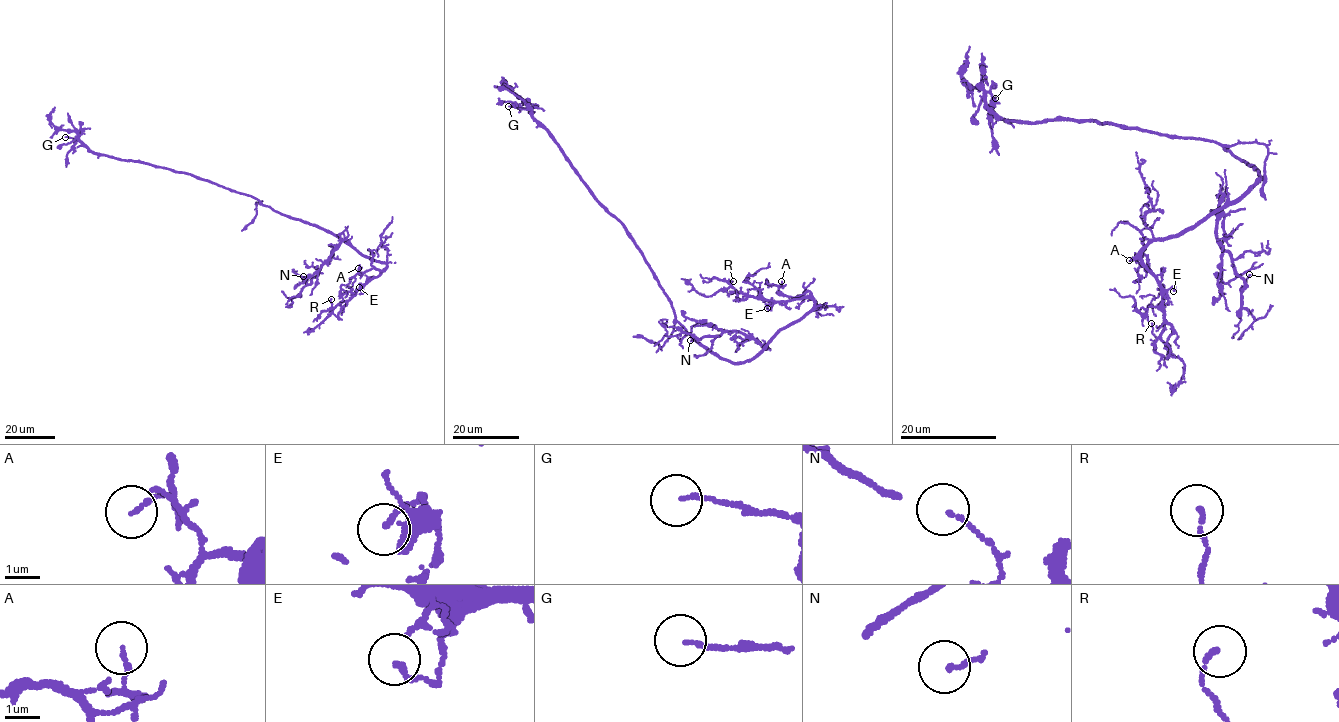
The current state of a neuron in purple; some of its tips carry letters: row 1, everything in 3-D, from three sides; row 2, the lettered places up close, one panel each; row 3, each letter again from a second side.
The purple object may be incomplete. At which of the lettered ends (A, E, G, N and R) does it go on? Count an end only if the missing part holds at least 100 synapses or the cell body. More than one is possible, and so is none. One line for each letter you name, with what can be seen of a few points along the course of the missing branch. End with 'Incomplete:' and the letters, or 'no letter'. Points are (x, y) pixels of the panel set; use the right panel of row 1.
Incomplete: no letter

